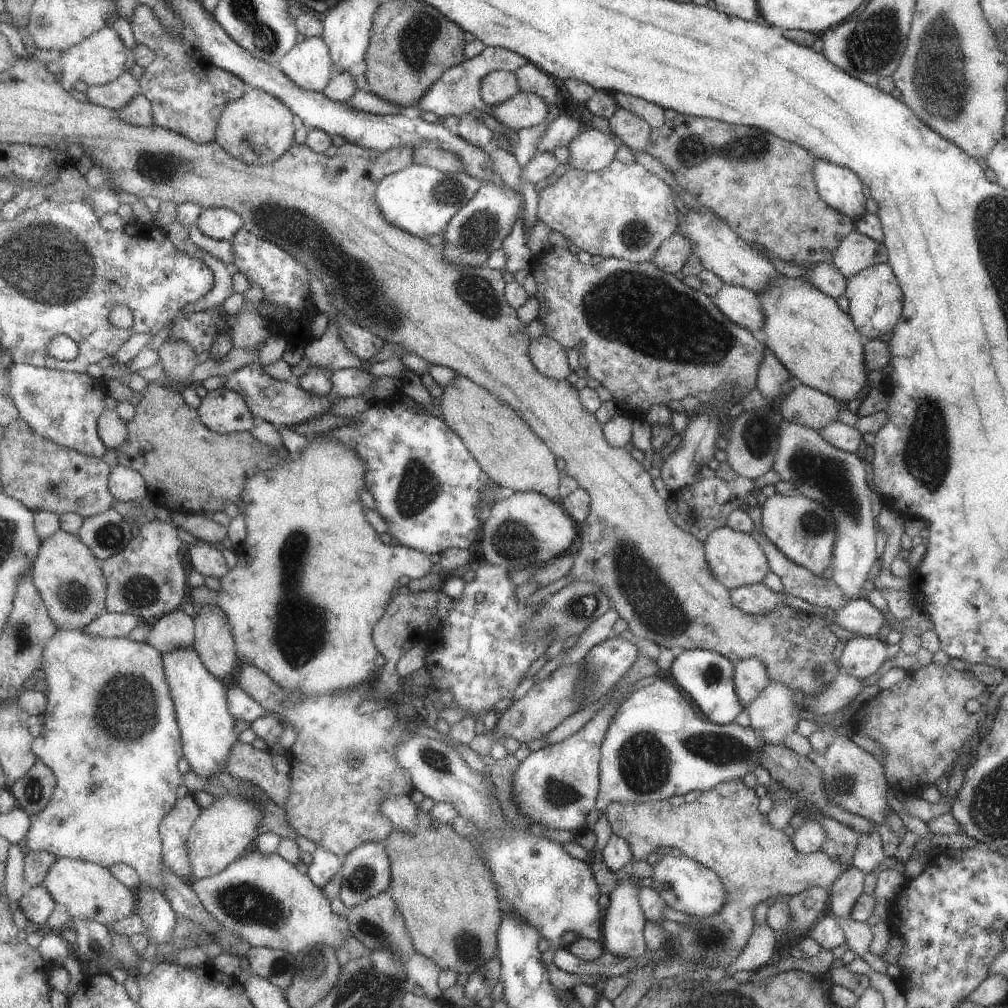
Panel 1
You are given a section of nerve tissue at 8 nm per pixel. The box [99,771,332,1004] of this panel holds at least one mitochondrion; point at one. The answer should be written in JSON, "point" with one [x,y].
{"point":[245,904]}

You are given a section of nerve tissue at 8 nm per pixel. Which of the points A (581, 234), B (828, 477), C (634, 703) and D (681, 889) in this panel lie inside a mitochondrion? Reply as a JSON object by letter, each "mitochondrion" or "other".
{"A":"other","B":"mitochondrion","C":"other","D":"other"}

